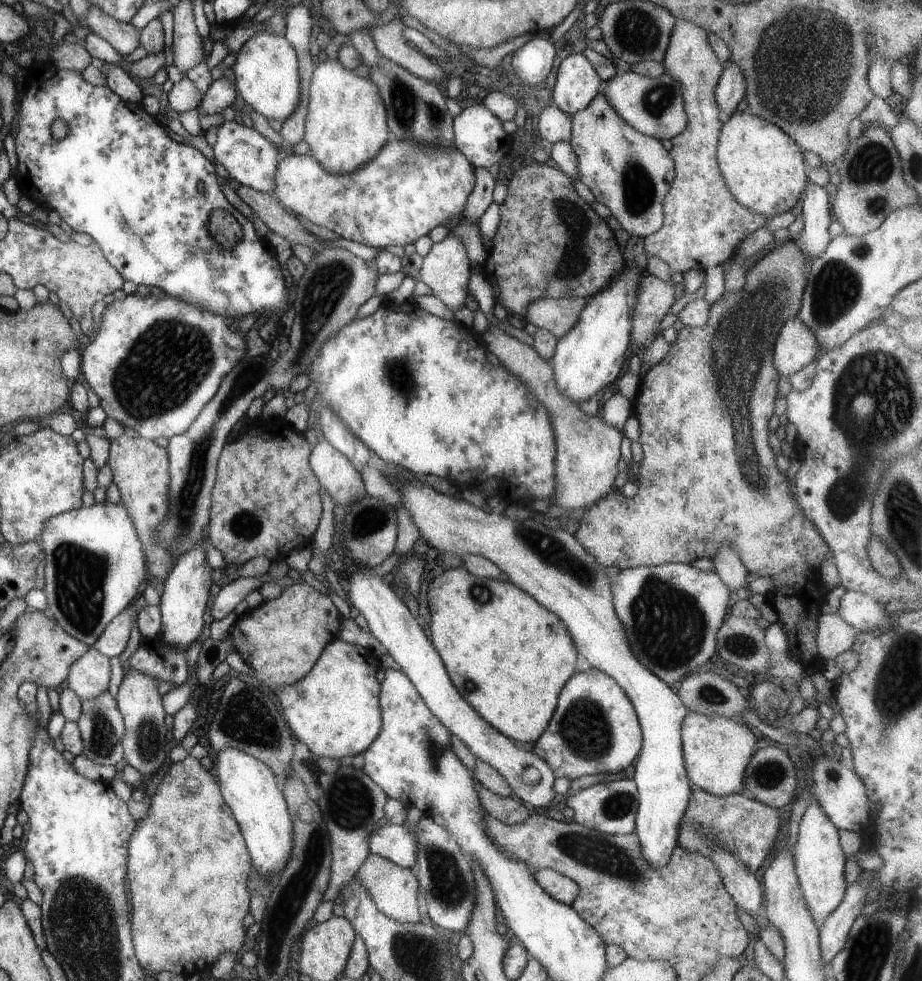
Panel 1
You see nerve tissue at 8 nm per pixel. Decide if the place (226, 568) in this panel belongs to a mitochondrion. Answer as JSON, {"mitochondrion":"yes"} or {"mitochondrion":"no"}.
{"mitochondrion":"no"}

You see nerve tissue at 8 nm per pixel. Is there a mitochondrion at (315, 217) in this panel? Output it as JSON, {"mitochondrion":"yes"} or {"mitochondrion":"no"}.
{"mitochondrion":"no"}

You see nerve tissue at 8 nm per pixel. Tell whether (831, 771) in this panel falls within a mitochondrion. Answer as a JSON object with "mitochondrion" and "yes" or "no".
{"mitochondrion":"yes"}

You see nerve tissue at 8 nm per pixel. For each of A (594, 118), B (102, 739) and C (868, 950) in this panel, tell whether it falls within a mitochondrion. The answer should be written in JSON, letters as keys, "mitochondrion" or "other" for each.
{"A":"other","B":"mitochondrion","C":"mitochondrion"}

